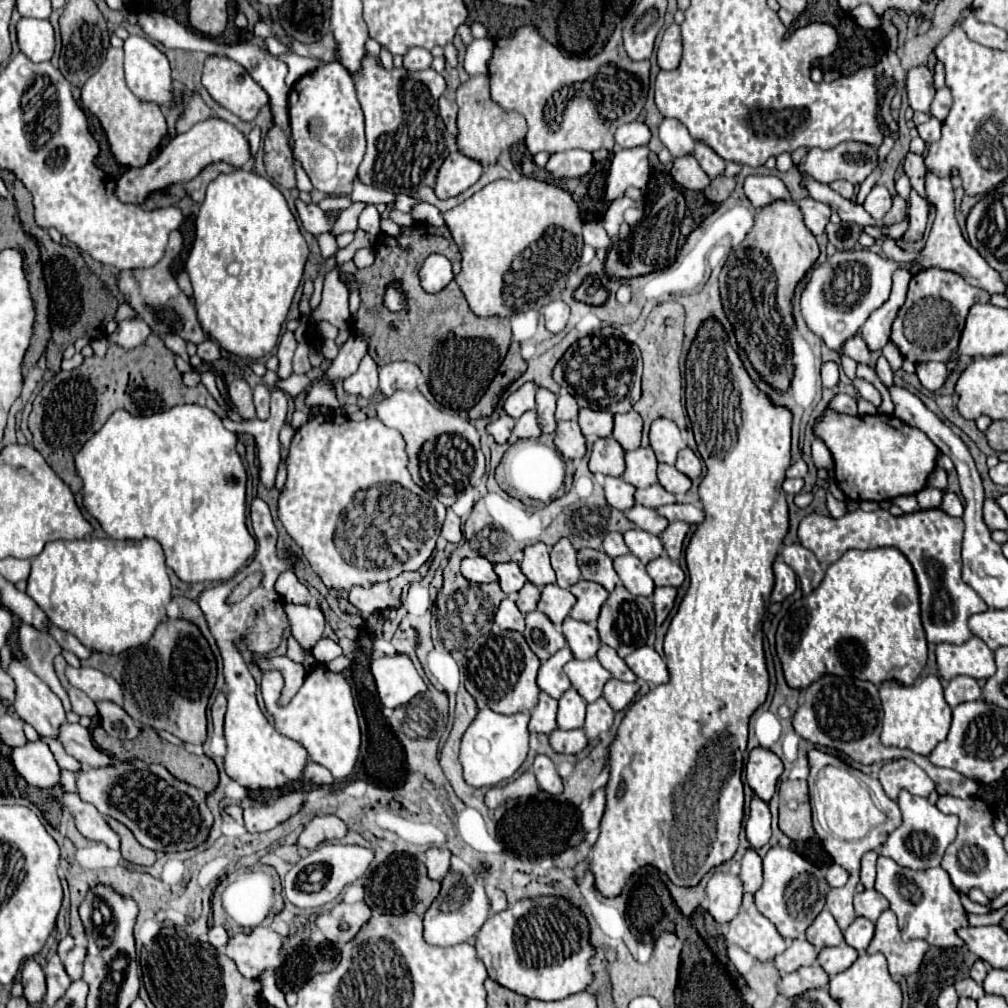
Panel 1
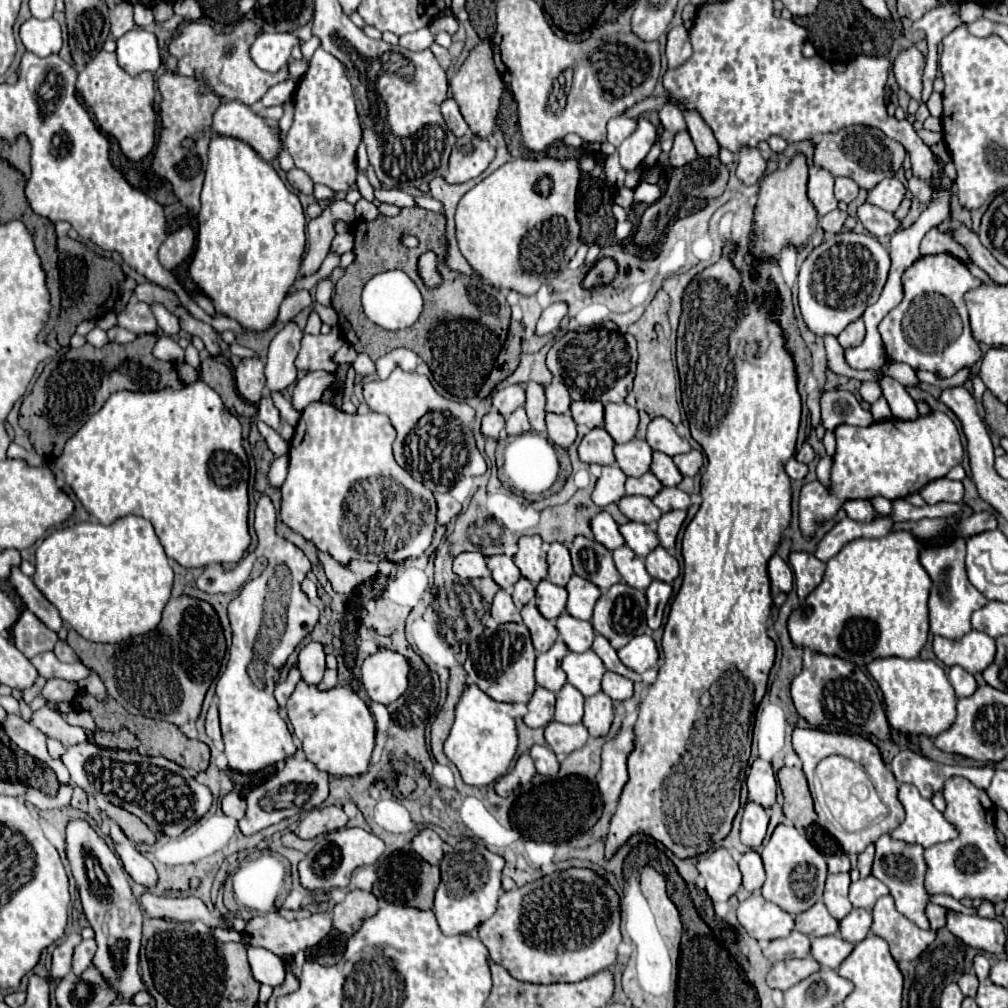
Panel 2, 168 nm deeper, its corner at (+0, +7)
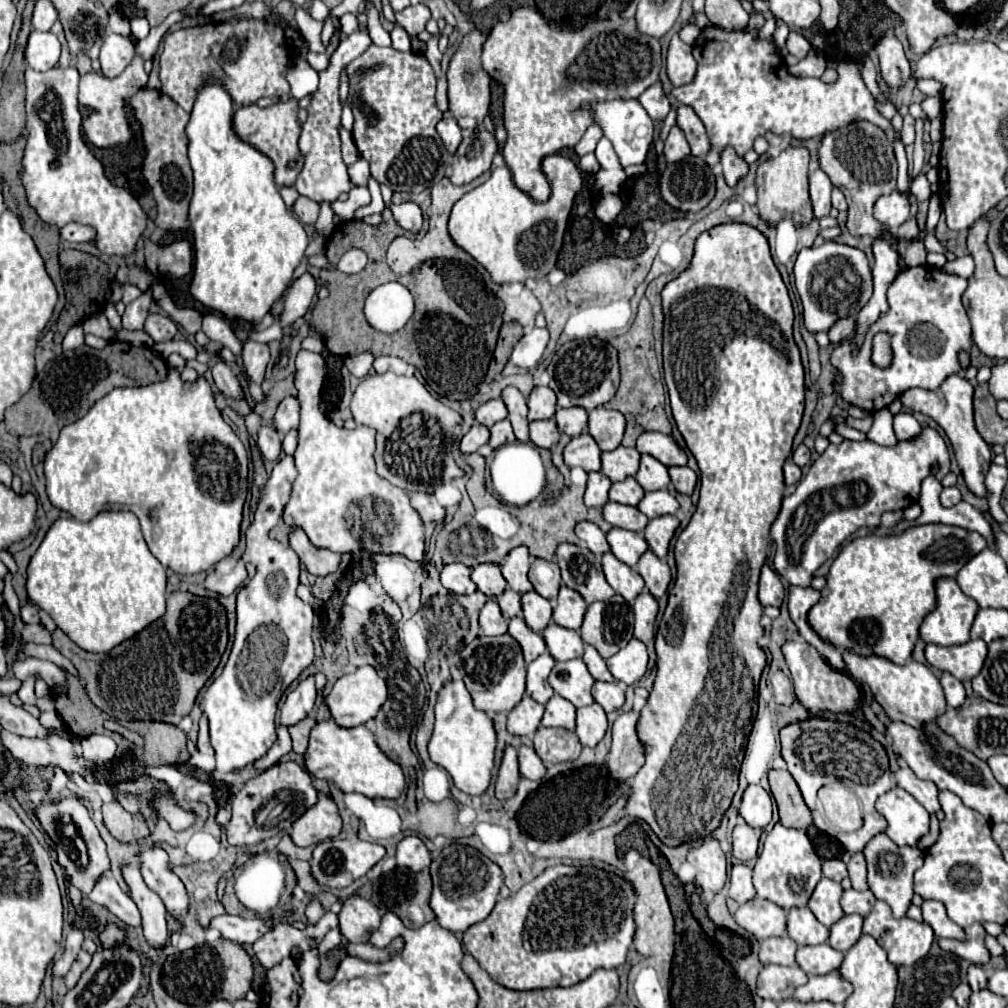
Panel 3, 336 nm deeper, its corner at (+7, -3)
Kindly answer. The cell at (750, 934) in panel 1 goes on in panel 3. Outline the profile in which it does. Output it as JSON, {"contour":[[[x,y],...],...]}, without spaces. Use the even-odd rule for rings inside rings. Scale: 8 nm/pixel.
{"contour":[[[753,898],[741,904],[733,918],[741,928],[751,932],[757,940],[787,934],[785,910],[763,898]]]}

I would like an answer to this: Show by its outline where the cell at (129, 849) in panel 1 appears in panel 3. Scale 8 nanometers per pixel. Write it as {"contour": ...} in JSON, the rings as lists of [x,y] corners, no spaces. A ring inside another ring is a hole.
{"contour":[[[115,802],[103,804],[103,822],[105,822],[107,830],[111,832],[111,836],[123,844],[129,844],[133,838],[141,840],[141,838],[149,836],[145,820],[131,816]]]}

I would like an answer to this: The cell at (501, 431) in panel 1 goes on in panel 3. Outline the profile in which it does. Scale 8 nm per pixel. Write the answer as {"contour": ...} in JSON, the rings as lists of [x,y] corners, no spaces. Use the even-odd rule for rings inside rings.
{"contour":[[[475,422],[473,428],[463,436],[459,448],[461,448],[463,454],[471,454],[471,452],[477,452],[483,444],[487,444],[489,438],[491,438],[489,428],[483,426],[483,424],[479,424],[479,422]]]}

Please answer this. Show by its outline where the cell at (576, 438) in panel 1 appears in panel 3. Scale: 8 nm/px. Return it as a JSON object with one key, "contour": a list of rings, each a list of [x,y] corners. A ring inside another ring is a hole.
{"contour":[[[539,420],[539,422],[531,422],[529,424],[529,432],[531,432],[531,442],[539,448],[553,448],[559,438],[561,432],[557,428],[557,424],[553,420]]]}

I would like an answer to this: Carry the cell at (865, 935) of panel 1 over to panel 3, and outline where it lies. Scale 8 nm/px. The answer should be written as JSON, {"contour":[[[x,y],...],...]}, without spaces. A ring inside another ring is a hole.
{"contour":[[[859,914],[843,916],[839,922],[835,922],[831,926],[829,944],[839,952],[847,952],[861,938],[861,934],[863,934],[861,926],[863,926],[863,918]]]}

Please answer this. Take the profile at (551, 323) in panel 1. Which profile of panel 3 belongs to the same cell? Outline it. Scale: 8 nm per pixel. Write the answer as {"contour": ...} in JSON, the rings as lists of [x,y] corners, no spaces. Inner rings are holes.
{"contour":[[[533,328],[513,348],[511,362],[519,368],[535,368],[543,356],[547,342],[549,342],[549,330],[547,328]]]}

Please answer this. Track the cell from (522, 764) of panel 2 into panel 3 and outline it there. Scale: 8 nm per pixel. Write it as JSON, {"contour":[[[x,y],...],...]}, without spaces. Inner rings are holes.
{"contour":[[[507,748],[503,762],[499,766],[499,774],[497,774],[497,784],[495,784],[495,796],[499,800],[507,800],[515,794],[517,786],[519,786],[519,760],[517,760],[517,750],[515,748]]]}

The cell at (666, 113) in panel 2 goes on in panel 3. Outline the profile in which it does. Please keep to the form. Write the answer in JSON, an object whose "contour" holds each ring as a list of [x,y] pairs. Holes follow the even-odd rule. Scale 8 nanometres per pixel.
{"contour":[[[655,82],[651,88],[647,88],[647,90],[639,96],[639,102],[641,102],[641,106],[647,110],[647,114],[649,114],[653,120],[665,120],[667,114],[669,114],[669,110],[671,110],[671,104],[669,104],[667,96],[663,94],[659,82]]]}

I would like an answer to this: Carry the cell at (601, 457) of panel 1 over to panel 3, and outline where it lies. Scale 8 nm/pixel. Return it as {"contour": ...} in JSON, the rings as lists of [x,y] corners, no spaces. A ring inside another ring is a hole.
{"contour":[[[581,434],[577,438],[571,438],[563,452],[565,464],[569,468],[583,468],[585,472],[597,472],[601,470],[601,450],[597,442],[591,438],[591,434]]]}

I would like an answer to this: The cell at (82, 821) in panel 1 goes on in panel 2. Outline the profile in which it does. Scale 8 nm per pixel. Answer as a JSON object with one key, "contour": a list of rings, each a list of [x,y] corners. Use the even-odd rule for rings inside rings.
{"contour":[[[116,824],[110,828],[110,836],[112,836],[116,852],[124,864],[126,872],[132,876],[132,880],[146,888],[154,888],[158,884],[158,872],[156,872],[154,864],[136,850],[136,844],[130,842]]]}

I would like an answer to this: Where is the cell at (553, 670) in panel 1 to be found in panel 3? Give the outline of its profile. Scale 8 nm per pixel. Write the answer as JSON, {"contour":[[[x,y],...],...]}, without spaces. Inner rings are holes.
{"contour":[[[549,652],[541,654],[527,666],[527,696],[531,696],[539,704],[547,704],[549,698],[555,694],[551,684],[547,682],[551,668],[555,666],[555,658]]]}

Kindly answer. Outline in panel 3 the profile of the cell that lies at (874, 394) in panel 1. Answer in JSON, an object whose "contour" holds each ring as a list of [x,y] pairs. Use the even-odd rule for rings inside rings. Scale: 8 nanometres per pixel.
{"contour":[[[827,240],[821,246],[803,248],[795,262],[795,288],[803,304],[805,328],[811,334],[829,332],[829,328],[847,316],[857,316],[871,300],[873,276],[863,250]]]}

